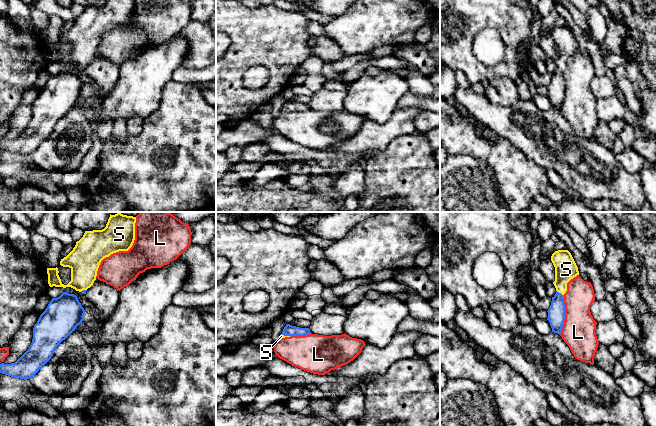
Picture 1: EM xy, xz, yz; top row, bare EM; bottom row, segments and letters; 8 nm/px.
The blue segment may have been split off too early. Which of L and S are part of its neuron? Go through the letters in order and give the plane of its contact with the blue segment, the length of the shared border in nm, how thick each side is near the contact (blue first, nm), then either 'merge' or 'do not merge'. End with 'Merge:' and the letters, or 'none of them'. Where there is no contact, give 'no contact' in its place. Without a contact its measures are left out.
L: contact in yz; length 320 nm; calibres 140 and 280 nm; do not merge
S: contact in yz; length 70 nm; calibres 140 and 180 nm; merge
Merge: S

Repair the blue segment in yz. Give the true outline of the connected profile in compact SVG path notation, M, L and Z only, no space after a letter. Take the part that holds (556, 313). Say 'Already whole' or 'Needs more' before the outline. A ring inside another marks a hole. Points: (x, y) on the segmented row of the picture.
Needs more. M568 250L555 251L551 256L551 261L555 267L555 281L553 284L557 292L552 297L551 305L547 311L547 320L552 332L560 335L565 320L564 294L567 291L567 283L579 275L579 271Z

